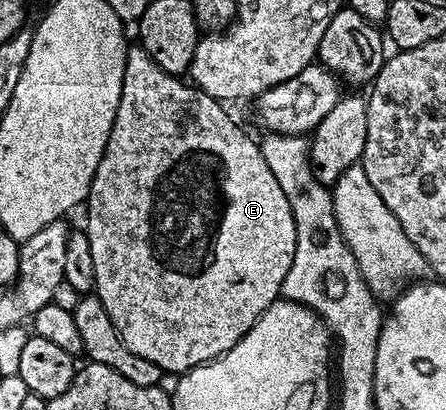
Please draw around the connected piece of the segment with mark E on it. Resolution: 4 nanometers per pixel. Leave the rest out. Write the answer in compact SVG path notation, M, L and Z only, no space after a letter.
M140 44L130 45L125 55L123 92L115 112L115 124L89 189L89 219L83 226L83 233L89 238L91 260L95 263L93 290L103 308L107 308L107 316L111 316L111 324L115 324L123 344L127 344L135 356L143 356L143 360L159 364L161 371L167 373L182 375L186 370L194 370L197 366L222 358L231 348L235 348L235 344L243 340L245 333L256 324L259 316L263 316L268 306L282 297L283 280L287 280L287 272L291 272L291 264L295 260L295 216L291 216L287 195L283 193L283 188L279 188L275 172L267 168L260 141L256 137L253 139L221 106L224 105L207 92L198 90L176 74L163 72L163 68L147 56Z

